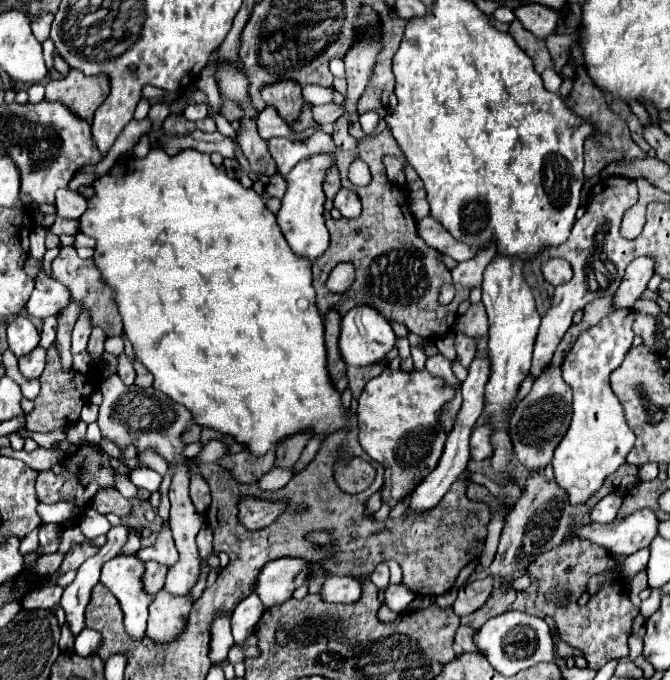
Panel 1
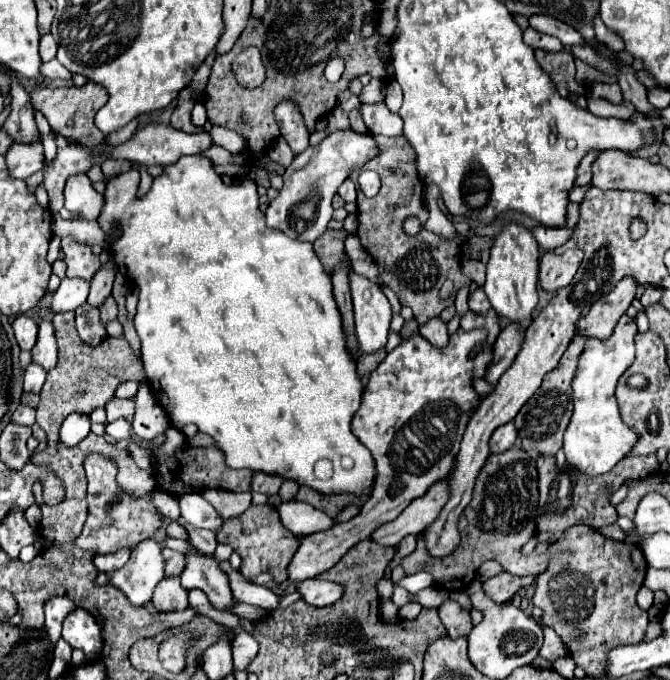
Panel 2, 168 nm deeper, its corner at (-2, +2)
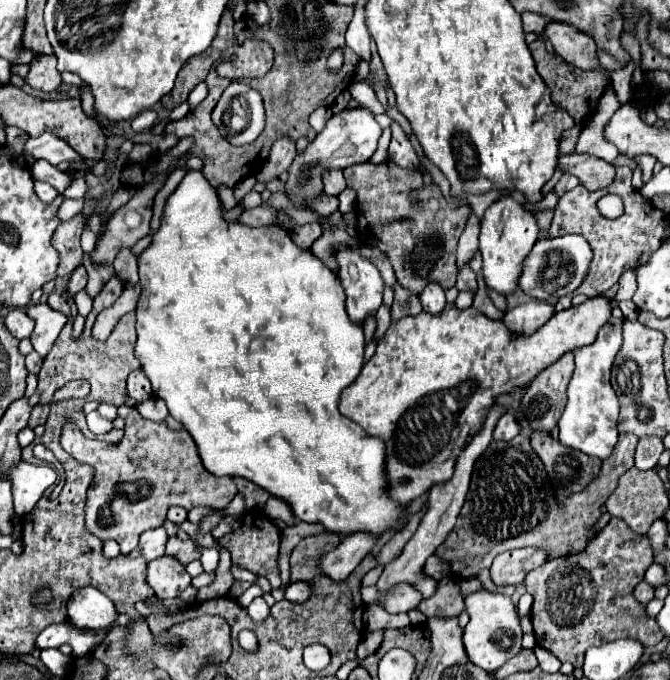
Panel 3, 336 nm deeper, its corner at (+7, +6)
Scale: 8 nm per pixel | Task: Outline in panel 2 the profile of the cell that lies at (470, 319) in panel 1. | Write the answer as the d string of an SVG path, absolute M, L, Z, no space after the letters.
M477 288L475 292L469 294L469 308L471 308L471 312L481 314L481 316L485 316L485 314L489 312L491 306L489 306L489 302L487 302L487 296L485 296L483 288Z

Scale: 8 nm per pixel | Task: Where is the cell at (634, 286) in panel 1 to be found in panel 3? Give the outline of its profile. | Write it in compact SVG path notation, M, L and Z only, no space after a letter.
M604 296L588 298L580 306L556 312L550 322L540 326L530 336L518 336L510 332L502 320L490 320L476 308L458 310L456 304L446 304L438 316L428 312L404 316L390 324L378 342L376 354L364 364L358 378L342 390L340 412L358 422L368 434L382 436L388 448L390 496L402 504L412 502L430 490L430 486L452 478L456 458L472 436L480 432L488 410L496 402L496 396L512 394L516 388L526 390L544 368L554 364L566 352L592 344L608 318L610 300Z

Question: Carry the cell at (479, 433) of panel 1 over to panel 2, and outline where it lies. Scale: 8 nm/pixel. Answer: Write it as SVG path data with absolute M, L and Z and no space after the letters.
M507 422L507 424L499 426L499 428L493 432L491 440L489 440L489 450L491 450L491 454L501 454L501 452L513 448L513 446L515 446L515 438L517 438L517 434L515 434L513 422Z

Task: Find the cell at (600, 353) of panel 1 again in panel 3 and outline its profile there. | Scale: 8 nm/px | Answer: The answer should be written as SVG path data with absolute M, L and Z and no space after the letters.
M606 322L594 344L574 350L576 370L566 390L566 408L558 422L560 426L560 442L574 450L580 450L588 456L596 456L600 460L608 458L618 440L618 398L610 384L612 362L622 344L622 326Z

